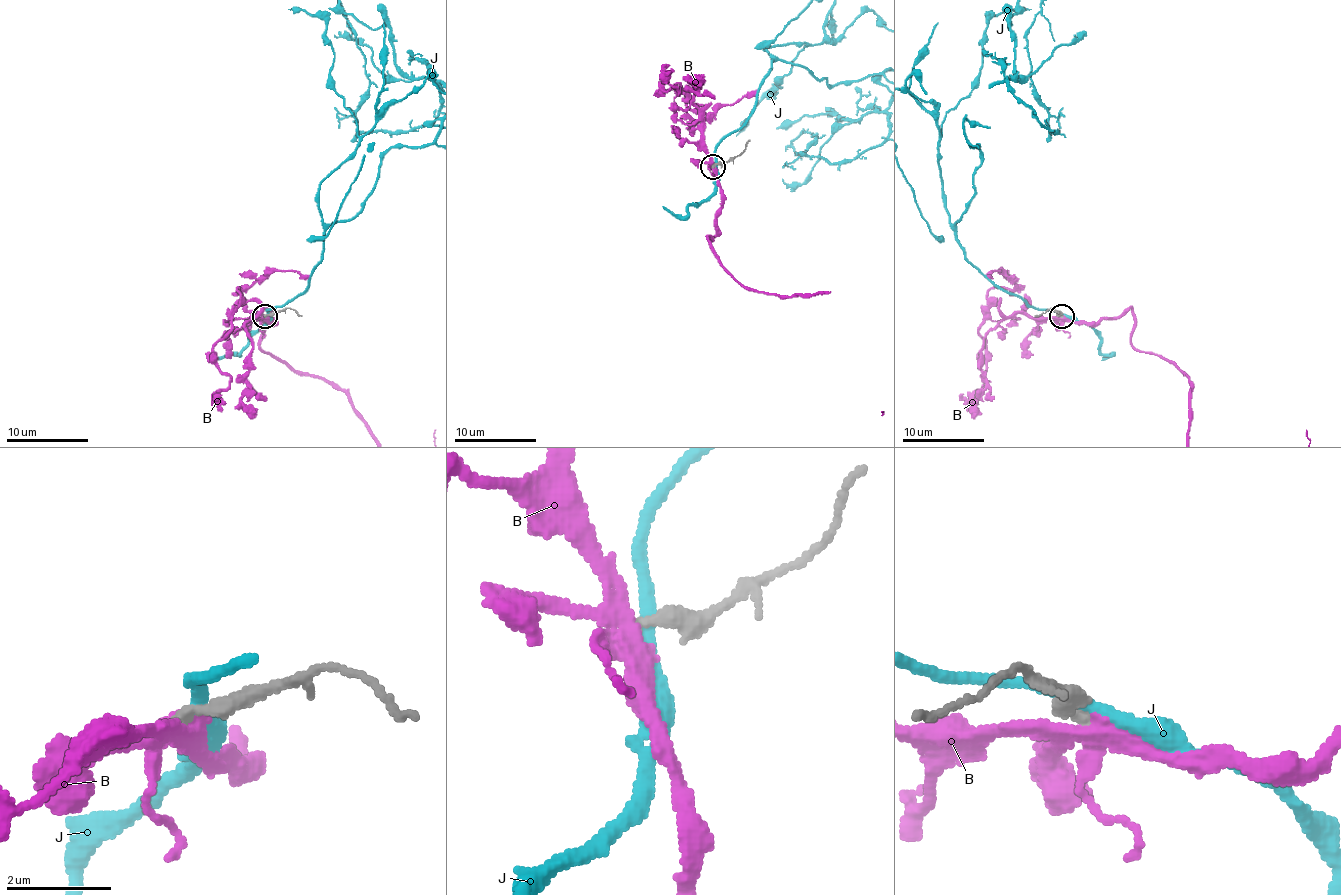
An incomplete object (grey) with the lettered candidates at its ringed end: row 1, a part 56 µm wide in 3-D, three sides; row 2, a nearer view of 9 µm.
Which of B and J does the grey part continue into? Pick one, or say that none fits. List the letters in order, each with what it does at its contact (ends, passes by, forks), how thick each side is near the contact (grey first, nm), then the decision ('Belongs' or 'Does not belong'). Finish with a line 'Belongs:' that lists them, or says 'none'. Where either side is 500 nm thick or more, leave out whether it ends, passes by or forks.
B: It forks there. Thickness 240 nm (grey) against 340 nm. Belongs
J: It passes by. Thickness 380 nm (grey) against 240 nm. Does not belong
Belongs: B

